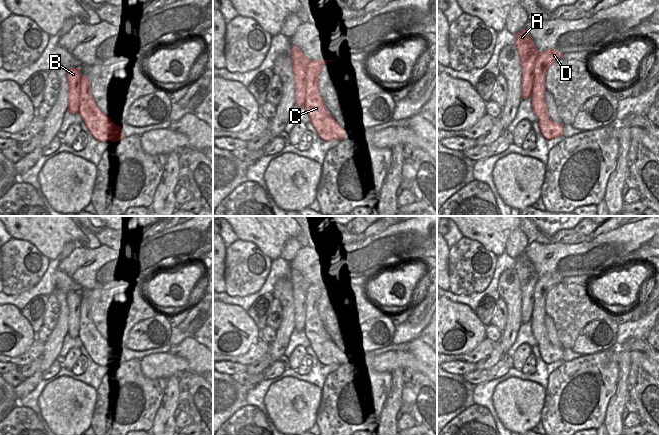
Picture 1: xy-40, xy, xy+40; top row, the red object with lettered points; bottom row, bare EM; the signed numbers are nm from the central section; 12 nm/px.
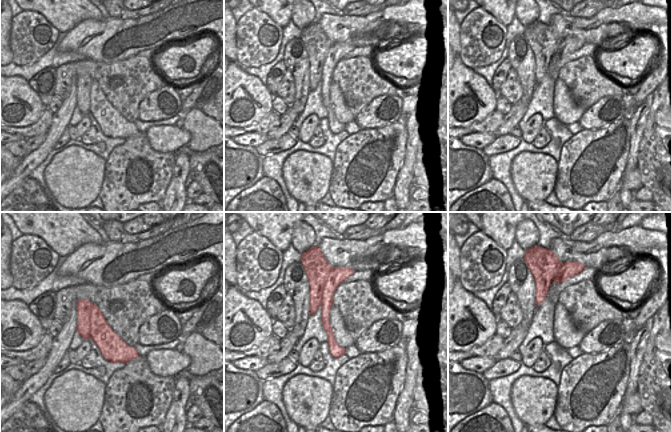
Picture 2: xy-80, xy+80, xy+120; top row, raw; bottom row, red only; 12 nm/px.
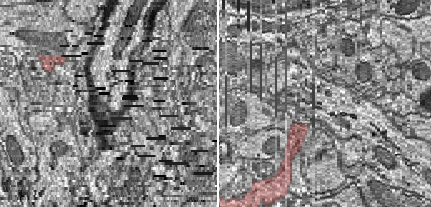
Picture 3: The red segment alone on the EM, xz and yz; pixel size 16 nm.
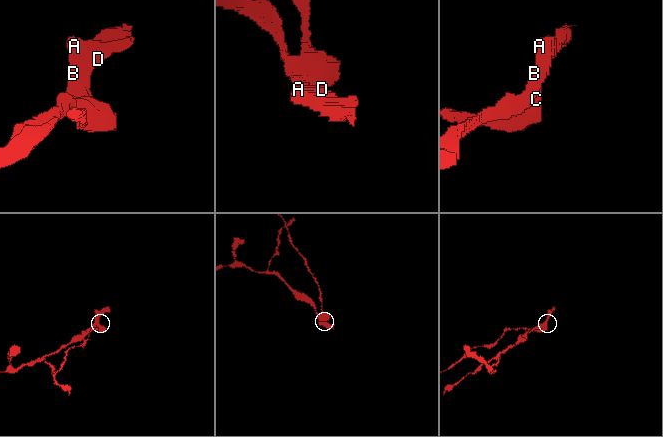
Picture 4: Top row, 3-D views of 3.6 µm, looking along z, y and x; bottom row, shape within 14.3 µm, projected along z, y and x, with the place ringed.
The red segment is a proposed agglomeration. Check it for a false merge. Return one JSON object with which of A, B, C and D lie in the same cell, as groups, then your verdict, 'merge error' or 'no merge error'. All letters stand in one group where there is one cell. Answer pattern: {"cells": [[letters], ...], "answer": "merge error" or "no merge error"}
{"cells": [["A", "B"], ["C", "D"]], "answer": "merge error"}

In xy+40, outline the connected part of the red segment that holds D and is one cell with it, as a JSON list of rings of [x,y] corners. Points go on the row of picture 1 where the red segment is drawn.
[[[555,49],[540,52],[534,68],[535,80],[531,94],[531,106],[538,118],[537,122],[539,123],[542,136],[546,140],[552,140],[563,134],[563,124],[555,123],[550,119],[544,100],[547,70],[554,62],[561,59],[562,56],[563,54]]]

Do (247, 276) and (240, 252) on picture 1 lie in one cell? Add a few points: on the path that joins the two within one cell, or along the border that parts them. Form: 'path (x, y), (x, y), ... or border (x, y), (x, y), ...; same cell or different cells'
path (245, 270), (243, 258); same cell

